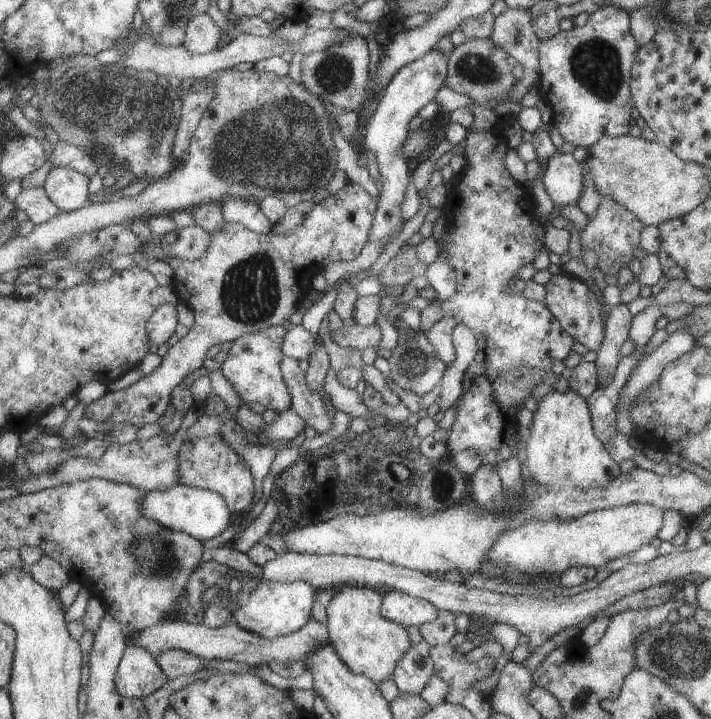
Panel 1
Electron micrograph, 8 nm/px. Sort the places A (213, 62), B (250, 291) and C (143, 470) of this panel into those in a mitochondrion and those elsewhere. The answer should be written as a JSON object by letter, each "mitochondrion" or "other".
{"A":"other","B":"mitochondrion","C":"other"}

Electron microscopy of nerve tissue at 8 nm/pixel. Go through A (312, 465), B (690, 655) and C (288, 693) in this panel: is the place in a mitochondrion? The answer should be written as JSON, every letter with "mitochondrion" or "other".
{"A":"other","B":"mitochondrion","C":"other"}

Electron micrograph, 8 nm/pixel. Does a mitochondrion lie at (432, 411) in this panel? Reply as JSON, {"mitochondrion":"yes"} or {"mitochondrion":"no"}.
{"mitochondrion":"no"}

